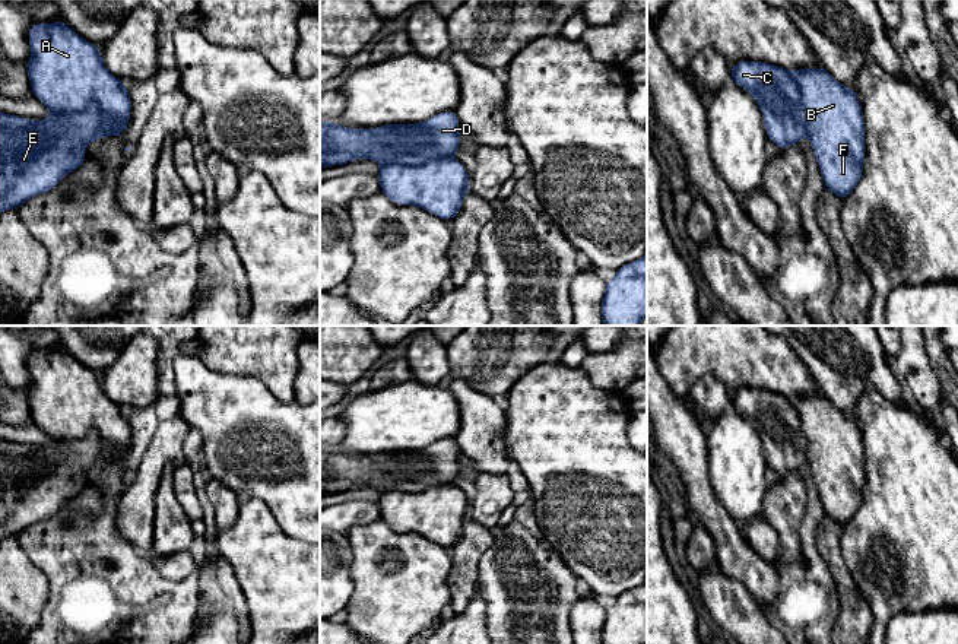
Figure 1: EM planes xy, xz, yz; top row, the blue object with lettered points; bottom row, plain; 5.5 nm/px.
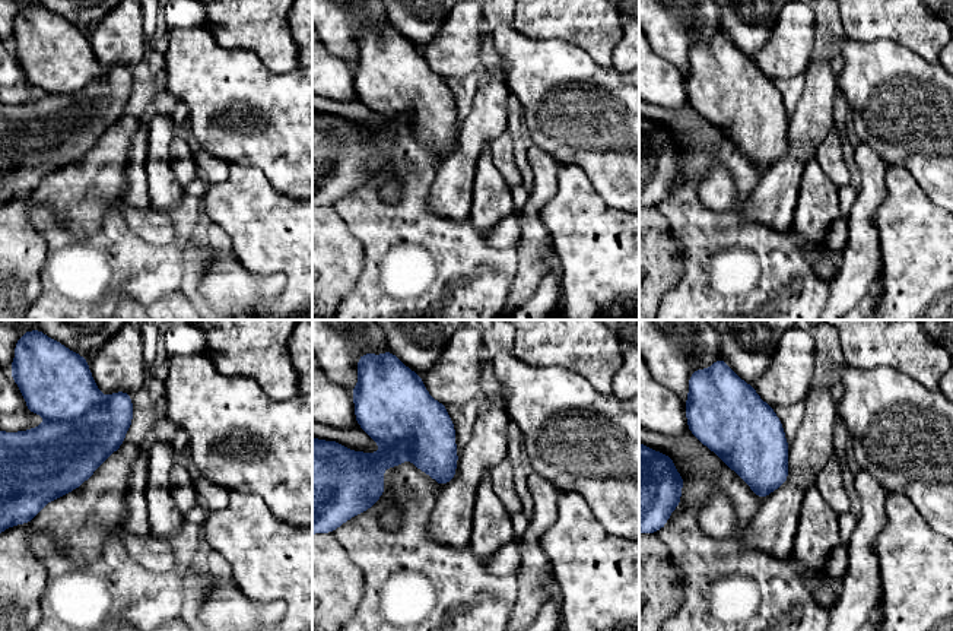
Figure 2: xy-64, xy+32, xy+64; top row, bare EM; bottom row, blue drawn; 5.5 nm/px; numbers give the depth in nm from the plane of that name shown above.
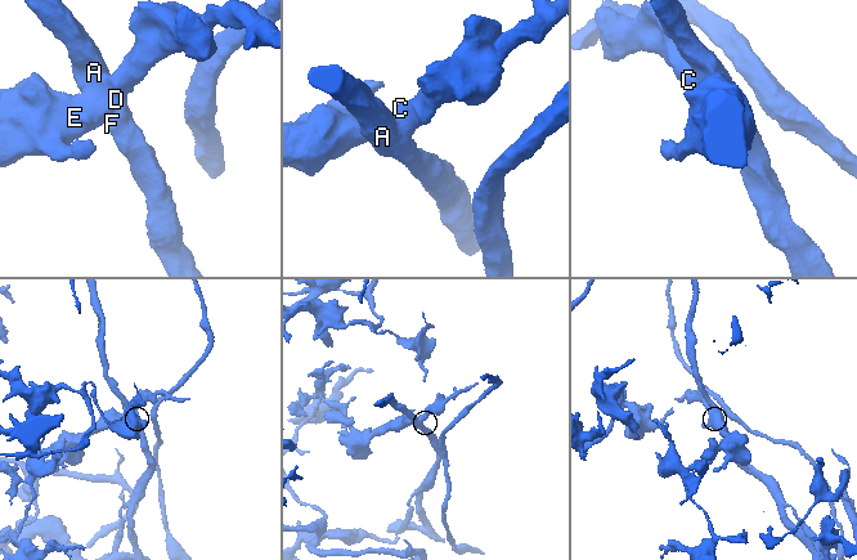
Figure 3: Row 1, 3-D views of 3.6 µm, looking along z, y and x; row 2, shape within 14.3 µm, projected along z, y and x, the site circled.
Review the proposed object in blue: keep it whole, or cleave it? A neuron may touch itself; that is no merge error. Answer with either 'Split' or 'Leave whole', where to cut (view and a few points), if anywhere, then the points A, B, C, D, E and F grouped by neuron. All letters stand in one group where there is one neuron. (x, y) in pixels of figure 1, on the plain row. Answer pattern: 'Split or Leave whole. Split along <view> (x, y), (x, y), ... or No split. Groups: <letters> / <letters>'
Leave whole. No split. Groups: A B C D E F

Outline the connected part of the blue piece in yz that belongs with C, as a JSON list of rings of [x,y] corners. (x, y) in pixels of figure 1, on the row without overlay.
[[[743,387],[730,396],[733,409],[758,429],[767,464],[780,478],[799,472],[808,463],[816,483],[825,515],[847,526],[863,501],[865,448],[856,418],[838,410],[822,393],[787,399],[770,390]]]

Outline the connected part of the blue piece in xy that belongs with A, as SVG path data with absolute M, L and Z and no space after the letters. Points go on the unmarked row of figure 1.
M63 348L34 350L28 361L31 386L25 390L32 422L50 438L42 448L26 447L0 440L0 540L18 536L28 526L54 517L60 507L80 495L86 486L85 476L105 463L123 463L131 438L126 410L111 402L101 386L101 377L76 361Z

